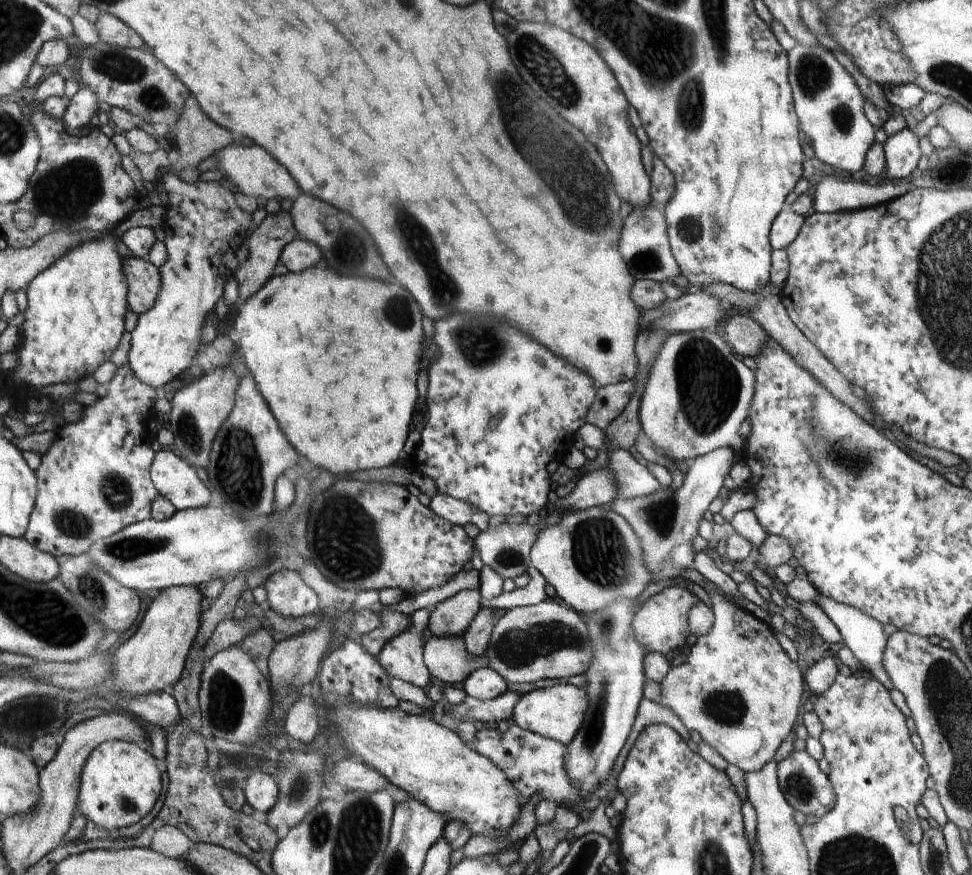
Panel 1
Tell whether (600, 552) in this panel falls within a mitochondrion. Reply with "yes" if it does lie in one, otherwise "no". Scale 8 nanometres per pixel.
yes

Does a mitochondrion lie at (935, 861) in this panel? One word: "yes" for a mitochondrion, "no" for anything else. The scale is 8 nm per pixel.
no

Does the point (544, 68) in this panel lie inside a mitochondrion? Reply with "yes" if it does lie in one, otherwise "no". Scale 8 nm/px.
yes

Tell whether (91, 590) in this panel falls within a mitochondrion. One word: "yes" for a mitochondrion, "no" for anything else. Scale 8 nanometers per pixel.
yes

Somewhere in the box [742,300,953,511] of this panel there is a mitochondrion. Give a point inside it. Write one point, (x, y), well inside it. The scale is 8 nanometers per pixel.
(853, 460)

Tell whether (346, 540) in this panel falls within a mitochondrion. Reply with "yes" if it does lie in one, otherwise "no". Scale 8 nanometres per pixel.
yes

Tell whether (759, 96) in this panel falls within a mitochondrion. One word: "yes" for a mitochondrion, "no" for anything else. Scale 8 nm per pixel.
no

